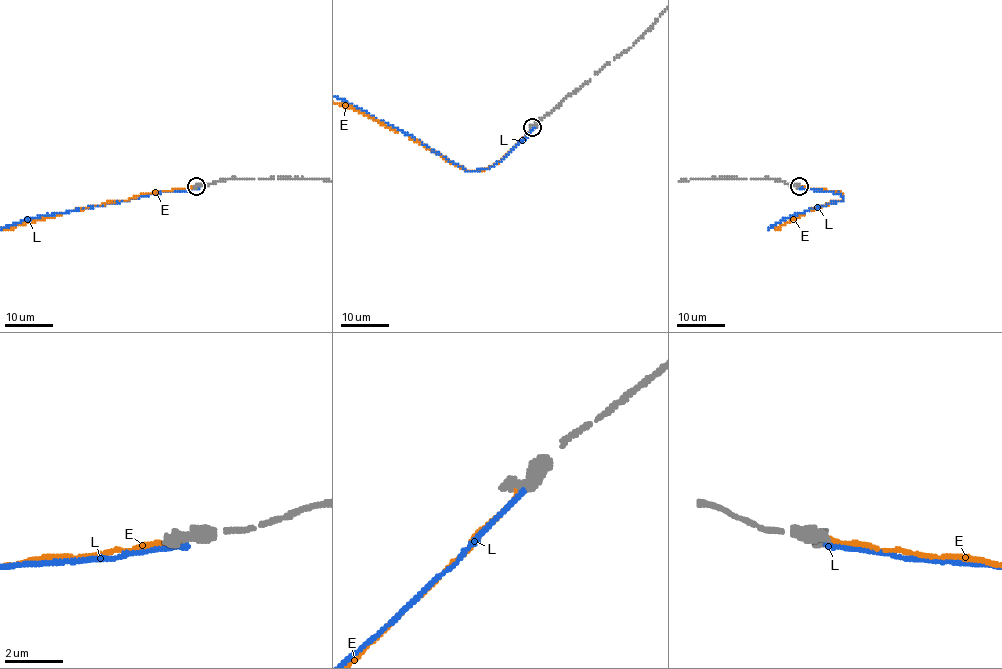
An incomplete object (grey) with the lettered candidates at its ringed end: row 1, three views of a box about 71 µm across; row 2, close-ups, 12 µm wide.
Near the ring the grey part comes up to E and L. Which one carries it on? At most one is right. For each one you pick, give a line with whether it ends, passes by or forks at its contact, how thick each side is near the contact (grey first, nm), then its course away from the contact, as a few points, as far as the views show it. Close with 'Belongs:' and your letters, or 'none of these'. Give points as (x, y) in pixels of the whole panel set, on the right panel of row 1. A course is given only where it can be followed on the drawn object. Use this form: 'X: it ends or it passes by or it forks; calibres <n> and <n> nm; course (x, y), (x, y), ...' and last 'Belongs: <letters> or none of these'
E: it ends; calibres 550 and 140 nm
Belongs: E

